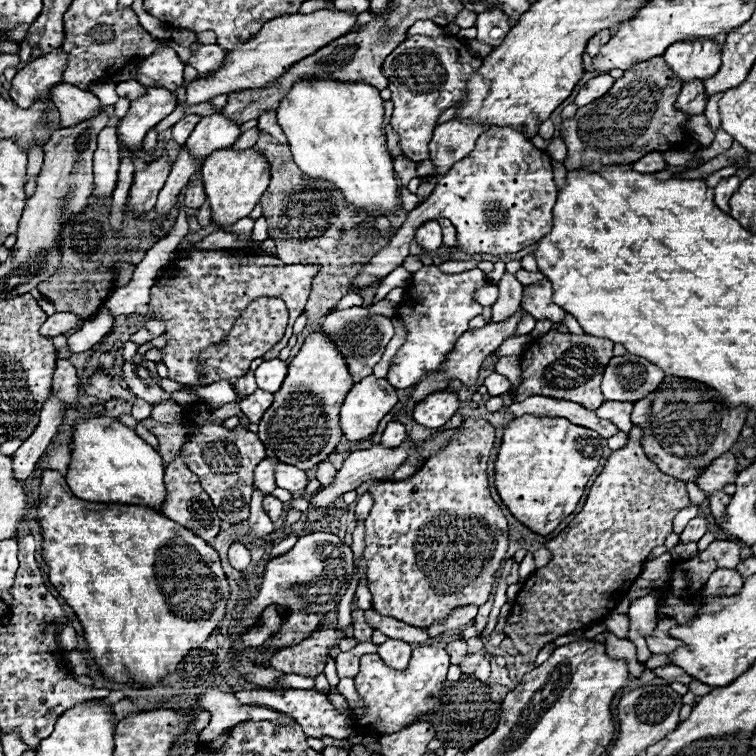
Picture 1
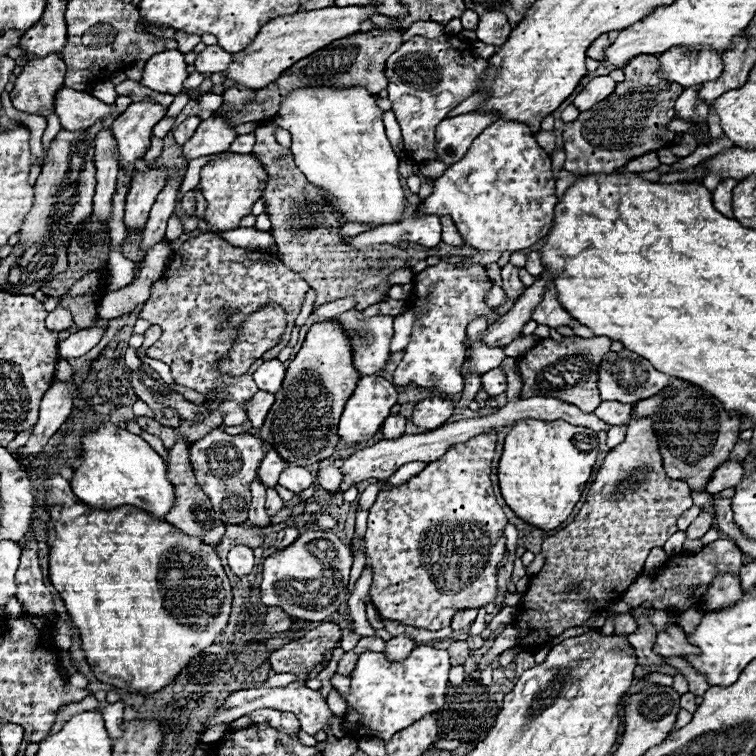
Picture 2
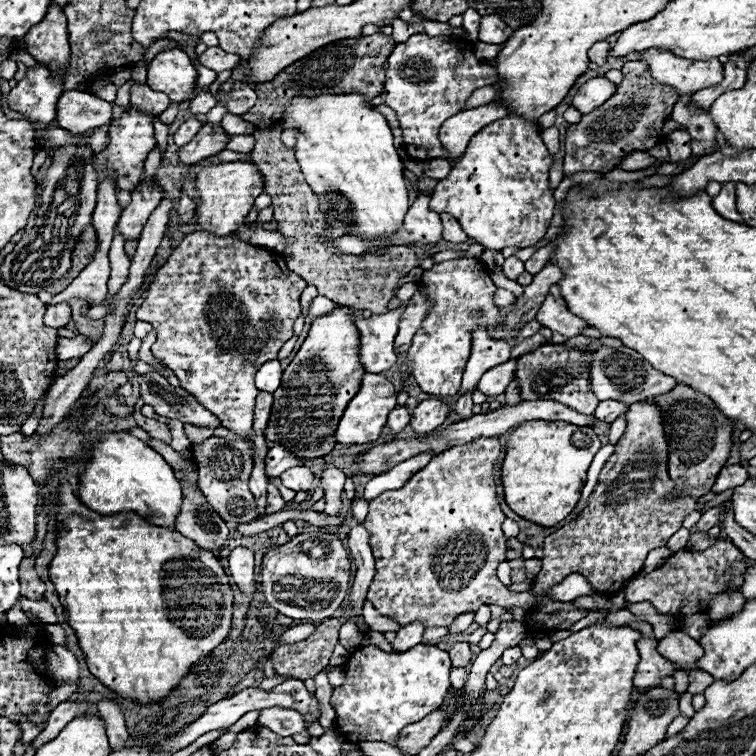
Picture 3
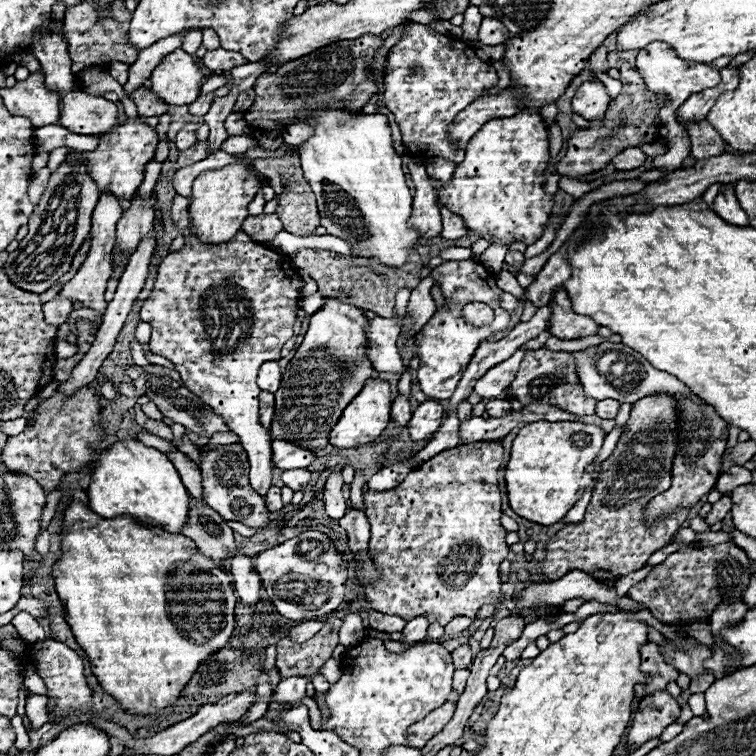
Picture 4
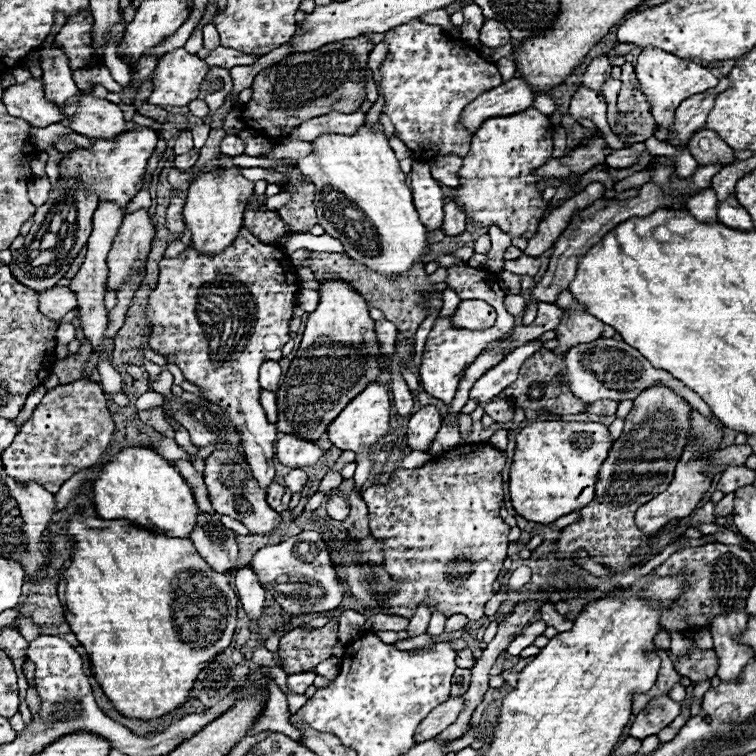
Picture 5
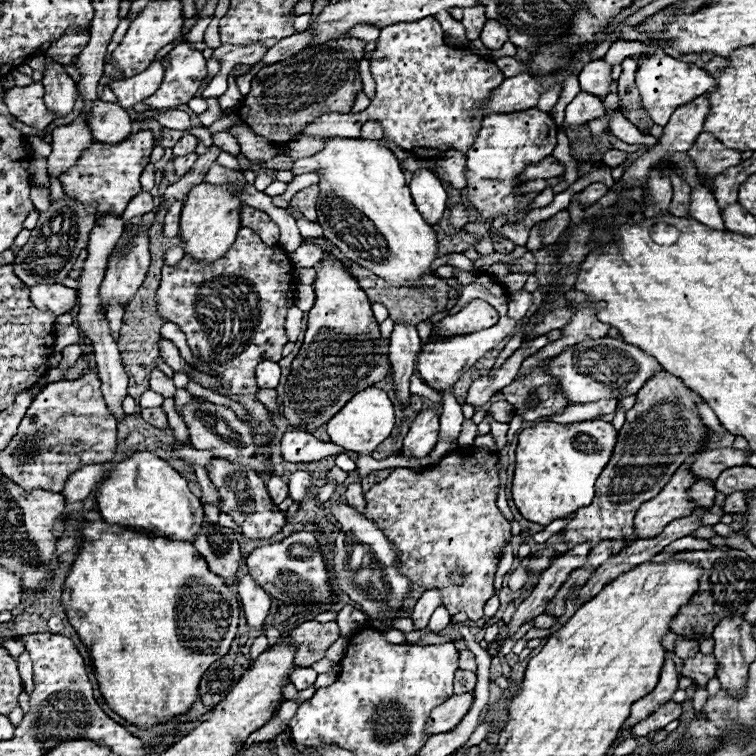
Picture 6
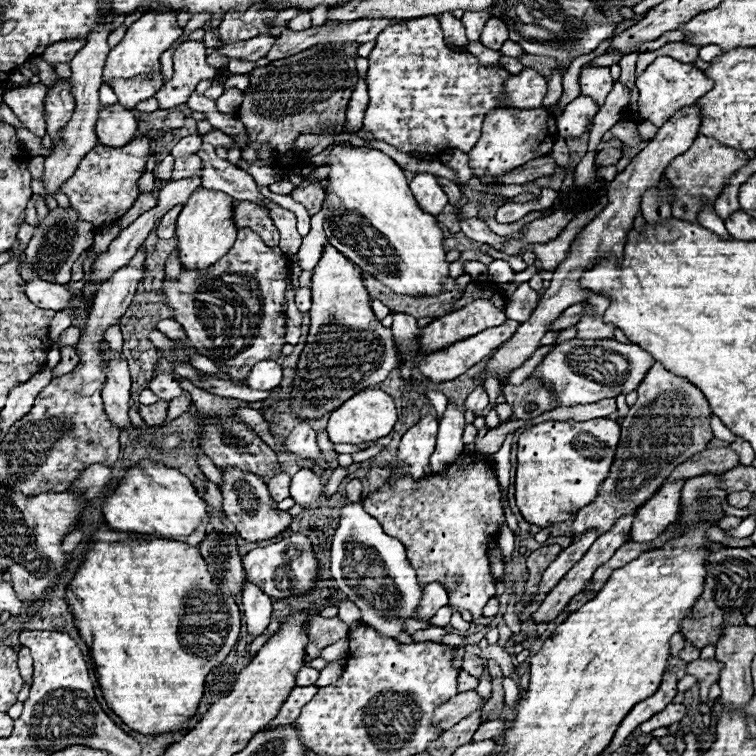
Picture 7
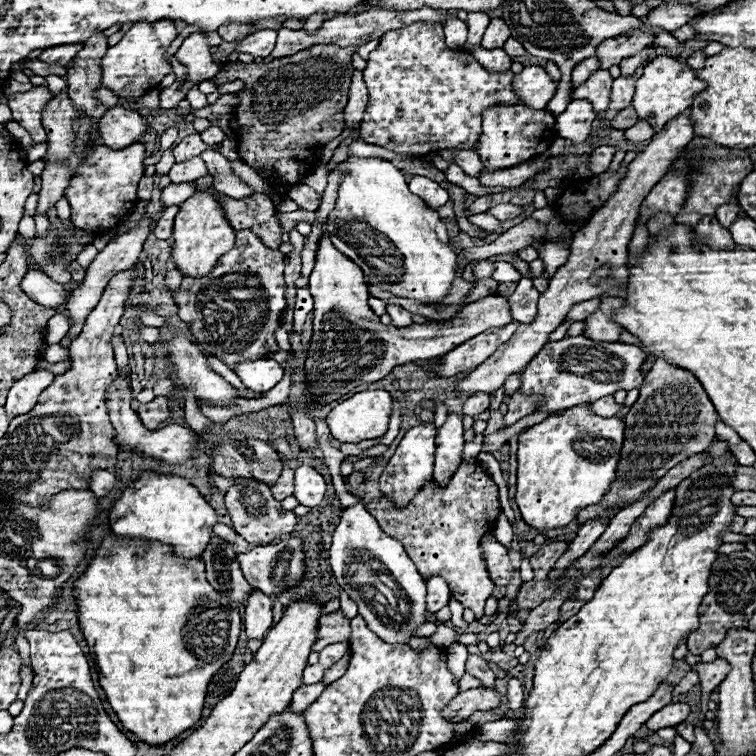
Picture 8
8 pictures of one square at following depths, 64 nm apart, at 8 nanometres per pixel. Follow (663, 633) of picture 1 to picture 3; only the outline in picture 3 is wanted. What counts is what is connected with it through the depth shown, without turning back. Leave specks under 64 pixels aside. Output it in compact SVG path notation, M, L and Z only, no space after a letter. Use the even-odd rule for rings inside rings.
M672 630L662 640L658 640L658 652L670 662L688 664L690 668L696 668L696 660L704 656L702 646L680 630Z

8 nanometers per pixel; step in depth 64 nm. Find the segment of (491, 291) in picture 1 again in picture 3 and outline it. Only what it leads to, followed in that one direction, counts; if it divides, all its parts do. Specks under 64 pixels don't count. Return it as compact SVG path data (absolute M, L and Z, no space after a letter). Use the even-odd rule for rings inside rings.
M498 288L498 290L494 292L494 304L496 304L496 306L500 306L500 308L512 306L512 302L514 302L514 300L516 300L516 296L514 296L512 292L508 292L508 290Z

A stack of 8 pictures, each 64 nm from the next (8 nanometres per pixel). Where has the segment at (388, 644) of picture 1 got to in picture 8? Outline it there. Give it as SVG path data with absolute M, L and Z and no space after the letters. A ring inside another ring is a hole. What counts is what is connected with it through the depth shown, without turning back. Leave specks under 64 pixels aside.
M434 576L426 582L428 586L428 594L426 594L426 612L432 616L436 614L442 606L448 604L450 600L450 588L448 584L440 578L440 576Z

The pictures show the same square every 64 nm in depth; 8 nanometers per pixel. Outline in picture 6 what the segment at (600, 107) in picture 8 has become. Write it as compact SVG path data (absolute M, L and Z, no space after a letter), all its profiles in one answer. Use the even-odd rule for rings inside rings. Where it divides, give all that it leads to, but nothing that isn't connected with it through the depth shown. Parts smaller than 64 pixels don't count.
M594 60L594 62L586 64L586 68L578 76L582 90L588 90L588 92L604 98L608 94L608 86L612 82L610 70L612 70L612 66L606 64L604 60Z

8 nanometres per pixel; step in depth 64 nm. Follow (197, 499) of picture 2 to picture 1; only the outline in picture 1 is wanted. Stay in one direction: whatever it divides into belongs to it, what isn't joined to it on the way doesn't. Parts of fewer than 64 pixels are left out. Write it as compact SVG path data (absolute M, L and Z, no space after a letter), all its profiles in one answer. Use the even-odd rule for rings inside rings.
M180 456L166 466L166 470L164 470L164 486L166 486L166 498L162 502L162 512L168 518L172 518L174 522L178 522L184 528L192 530L196 536L204 538L206 542L212 542L214 536L218 536L218 532L220 532L220 518L216 516L216 510L214 510L208 494L202 490L196 474L192 474L184 466L184 460Z

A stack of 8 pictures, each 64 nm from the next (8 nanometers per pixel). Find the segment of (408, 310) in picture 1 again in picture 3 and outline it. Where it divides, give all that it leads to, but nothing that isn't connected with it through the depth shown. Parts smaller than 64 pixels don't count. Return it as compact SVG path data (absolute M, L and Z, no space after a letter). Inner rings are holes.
M476 258L446 260L434 264L430 270L422 274L420 284L424 284L424 294L430 298L434 306L412 338L406 364L400 366L400 378L404 378L406 374L412 376L424 392L438 398L454 396L460 392L462 372L470 356L470 332L476 326L490 328L502 322L500 310L492 302L496 286L488 276L488 268ZM478 310L482 312L482 316L474 316L474 312Z

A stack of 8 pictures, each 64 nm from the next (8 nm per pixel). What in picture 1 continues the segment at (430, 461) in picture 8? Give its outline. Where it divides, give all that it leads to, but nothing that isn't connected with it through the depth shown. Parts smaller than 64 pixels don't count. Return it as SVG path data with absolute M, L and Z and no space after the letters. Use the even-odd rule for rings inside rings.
M438 390L438 392L426 396L414 408L414 420L428 428L440 428L454 416L458 406L460 406L460 402L458 402L456 392Z

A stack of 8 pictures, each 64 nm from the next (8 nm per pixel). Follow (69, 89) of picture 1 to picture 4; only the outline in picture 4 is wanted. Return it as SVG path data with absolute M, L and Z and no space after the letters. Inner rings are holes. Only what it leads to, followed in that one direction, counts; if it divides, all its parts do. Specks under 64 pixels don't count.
M74 90L60 102L60 126L74 134L104 134L118 126L118 110L102 96Z

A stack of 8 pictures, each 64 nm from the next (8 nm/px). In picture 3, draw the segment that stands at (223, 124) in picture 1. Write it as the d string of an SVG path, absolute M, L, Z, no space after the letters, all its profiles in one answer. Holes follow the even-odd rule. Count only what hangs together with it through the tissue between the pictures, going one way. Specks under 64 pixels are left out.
M206 122L200 132L192 138L192 142L188 142L186 146L182 146L180 150L180 160L182 164L194 164L198 160L204 160L208 156L214 156L222 150L226 150L226 144L230 142L230 134L224 132L224 128L216 128L210 122Z

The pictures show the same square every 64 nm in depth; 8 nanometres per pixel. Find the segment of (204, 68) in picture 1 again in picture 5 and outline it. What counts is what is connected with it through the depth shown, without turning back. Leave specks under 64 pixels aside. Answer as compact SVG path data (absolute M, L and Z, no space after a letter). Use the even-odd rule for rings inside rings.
M218 46L216 50L212 50L206 56L208 66L218 66L218 68L226 68L226 70L230 70L234 66L248 66L248 62L254 62L254 60L256 60L256 56L250 56L250 54L232 50L232 48L224 48L224 46Z

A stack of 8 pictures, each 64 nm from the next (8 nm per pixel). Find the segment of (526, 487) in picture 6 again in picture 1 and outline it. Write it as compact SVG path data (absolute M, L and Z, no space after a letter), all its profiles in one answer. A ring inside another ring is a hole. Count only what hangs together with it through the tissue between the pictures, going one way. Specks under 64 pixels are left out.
M524 414L514 418L502 436L494 464L494 484L512 516L528 530L546 536L570 516L602 460L602 436L564 418Z

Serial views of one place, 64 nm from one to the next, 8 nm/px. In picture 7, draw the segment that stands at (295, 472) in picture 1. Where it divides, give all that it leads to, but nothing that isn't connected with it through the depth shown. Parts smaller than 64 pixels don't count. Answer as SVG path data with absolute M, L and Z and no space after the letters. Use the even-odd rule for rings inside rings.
M302 468L292 476L292 484L290 484L290 494L294 498L296 504L300 506L308 506L312 502L316 502L322 496L322 484L320 478L308 470Z

